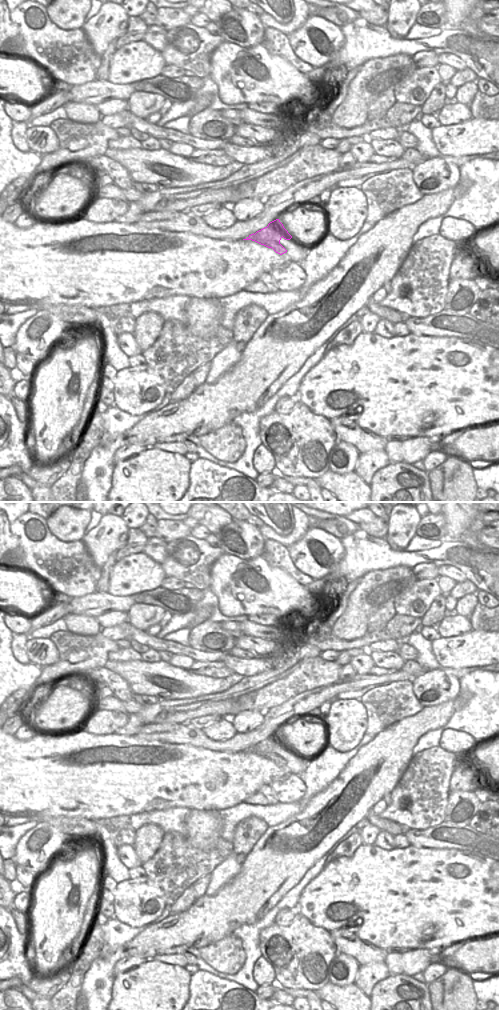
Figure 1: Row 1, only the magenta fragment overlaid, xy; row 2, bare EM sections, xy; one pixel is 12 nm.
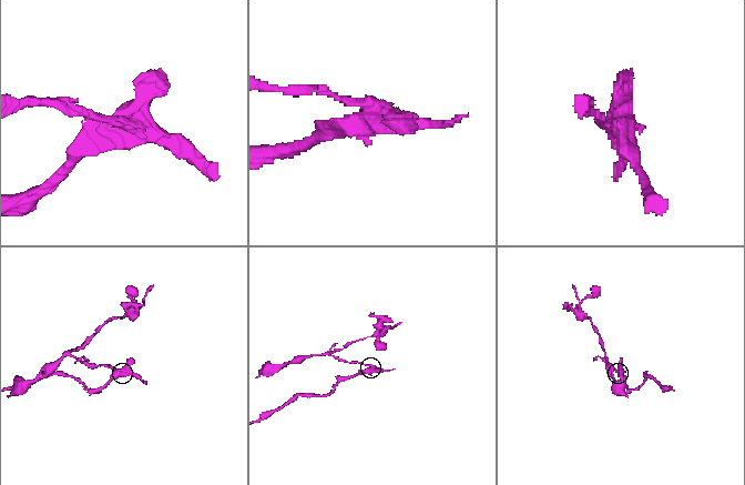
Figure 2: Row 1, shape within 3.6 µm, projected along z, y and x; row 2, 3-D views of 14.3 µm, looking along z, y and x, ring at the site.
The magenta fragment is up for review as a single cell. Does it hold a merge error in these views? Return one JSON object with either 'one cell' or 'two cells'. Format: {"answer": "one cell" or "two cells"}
{"answer": "two cells"}

